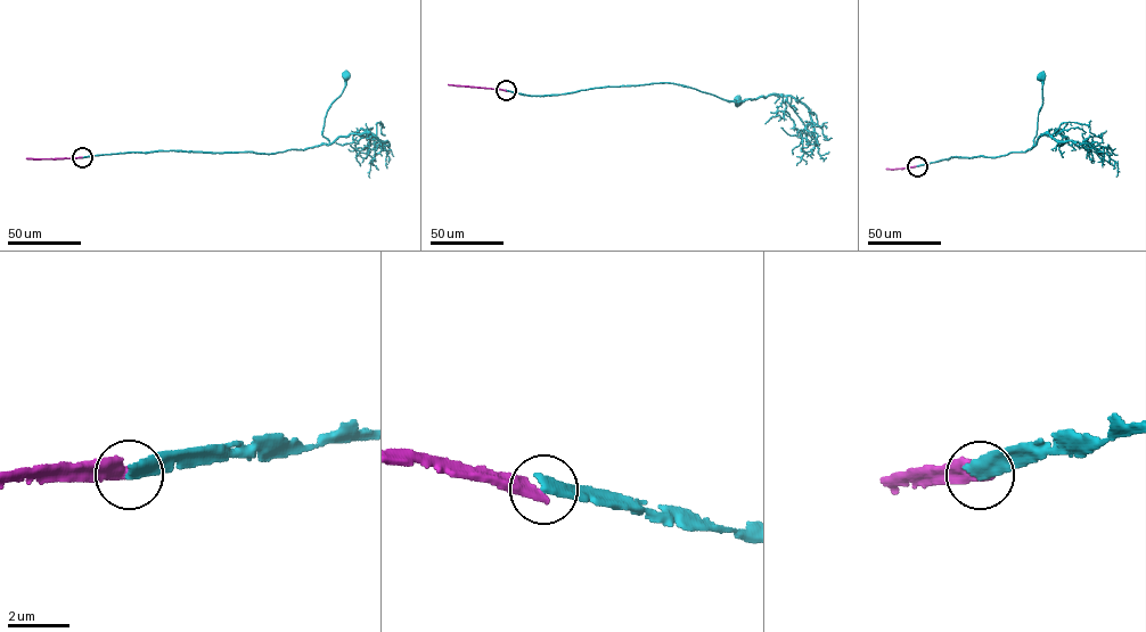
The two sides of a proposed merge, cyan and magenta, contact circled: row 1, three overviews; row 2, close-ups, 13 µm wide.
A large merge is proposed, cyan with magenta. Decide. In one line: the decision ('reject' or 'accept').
reject

